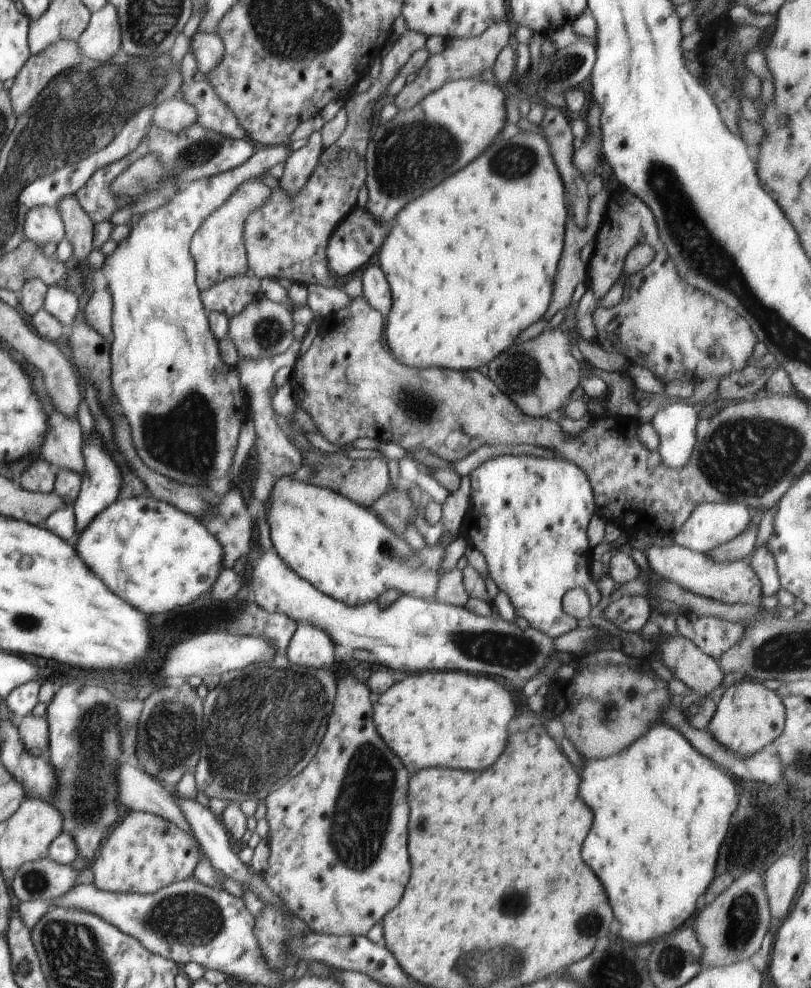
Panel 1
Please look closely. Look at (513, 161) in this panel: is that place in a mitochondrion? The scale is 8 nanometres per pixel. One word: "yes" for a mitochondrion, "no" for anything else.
yes

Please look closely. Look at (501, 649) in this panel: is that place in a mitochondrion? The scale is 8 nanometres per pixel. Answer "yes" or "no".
yes

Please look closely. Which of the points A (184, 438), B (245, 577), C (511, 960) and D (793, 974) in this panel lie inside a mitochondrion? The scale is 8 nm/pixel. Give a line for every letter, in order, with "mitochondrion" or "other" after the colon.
A: mitochondrion
B: other
C: mitochondrion
D: other

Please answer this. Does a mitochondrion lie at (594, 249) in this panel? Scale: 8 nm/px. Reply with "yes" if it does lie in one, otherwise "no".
no

